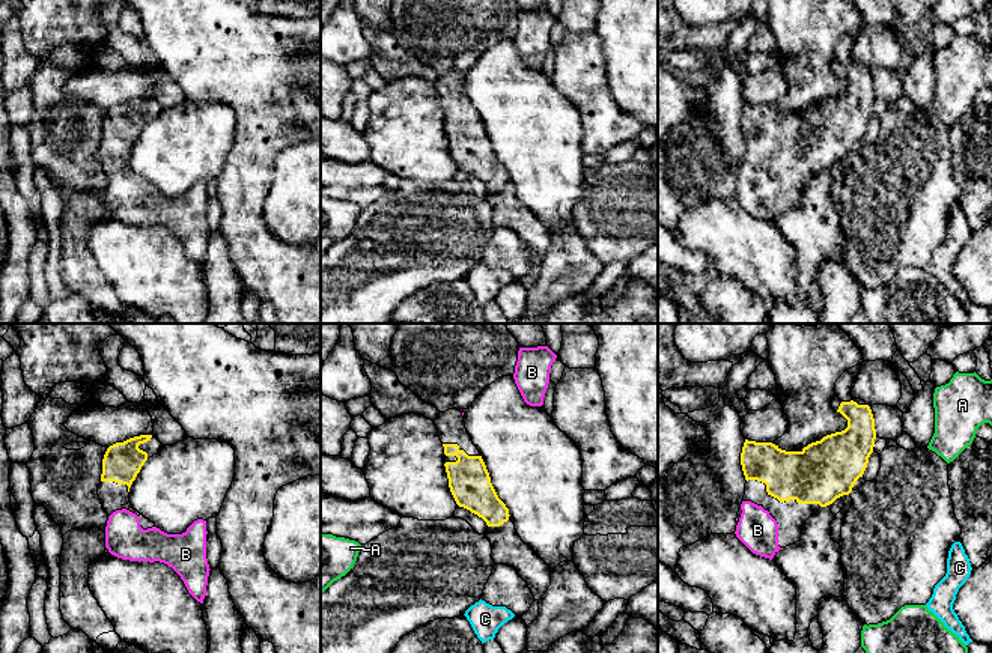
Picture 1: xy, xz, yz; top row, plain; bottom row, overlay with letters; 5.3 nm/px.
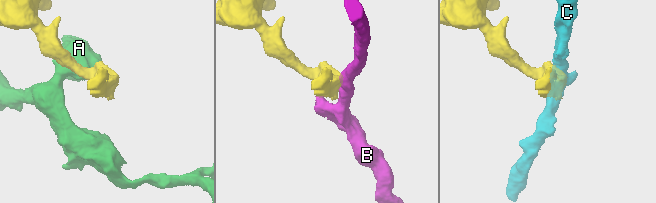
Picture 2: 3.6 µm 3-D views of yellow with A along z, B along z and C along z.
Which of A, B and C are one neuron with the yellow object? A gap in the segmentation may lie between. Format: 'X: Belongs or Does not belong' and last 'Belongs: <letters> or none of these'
A: Does not belong
B: Belongs
C: Does not belong
Belongs: B

